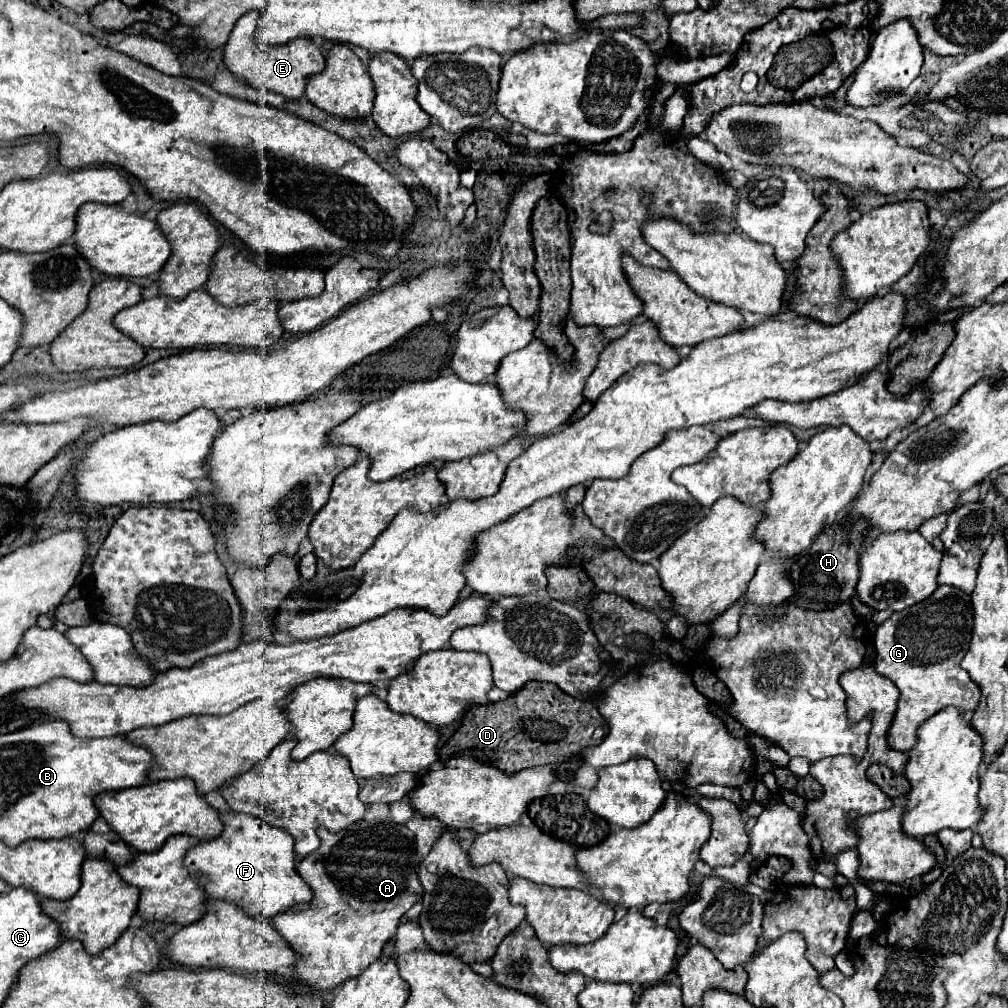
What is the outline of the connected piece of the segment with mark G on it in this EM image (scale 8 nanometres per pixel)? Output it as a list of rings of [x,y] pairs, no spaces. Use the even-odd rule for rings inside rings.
[[[940,586],[928,600],[914,604],[902,612],[894,612],[874,632],[878,656],[874,670],[892,680],[900,690],[900,700],[892,728],[888,730],[888,746],[908,752],[916,744],[918,726],[936,712],[954,706],[960,714],[974,712],[980,702],[980,688],[966,670],[960,668],[972,636],[972,606],[968,594],[952,586]],[[924,654],[924,658],[922,658]]]

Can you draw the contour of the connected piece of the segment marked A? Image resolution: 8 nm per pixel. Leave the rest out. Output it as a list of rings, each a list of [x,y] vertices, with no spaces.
[[[358,820],[336,834],[318,828],[318,836],[322,842],[320,848],[302,858],[296,866],[300,878],[304,878],[304,882],[312,888],[314,898],[306,906],[292,906],[280,912],[272,920],[272,926],[290,944],[290,948],[300,954],[294,964],[296,980],[302,986],[326,992],[356,978],[360,970],[364,972],[364,968],[378,960],[384,944],[394,936],[400,918],[422,898],[424,890],[416,874],[414,836],[404,824]]]

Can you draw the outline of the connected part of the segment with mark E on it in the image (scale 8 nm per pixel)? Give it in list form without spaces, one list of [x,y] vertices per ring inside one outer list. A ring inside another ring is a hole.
[[[252,10],[244,14],[236,26],[230,32],[230,38],[224,46],[224,64],[234,74],[248,82],[248,86],[254,86],[258,90],[270,90],[276,94],[282,94],[286,98],[300,98],[304,96],[306,82],[312,74],[320,74],[326,68],[324,54],[310,38],[298,38],[282,46],[258,46],[254,32],[256,22],[260,18],[260,12]]]

